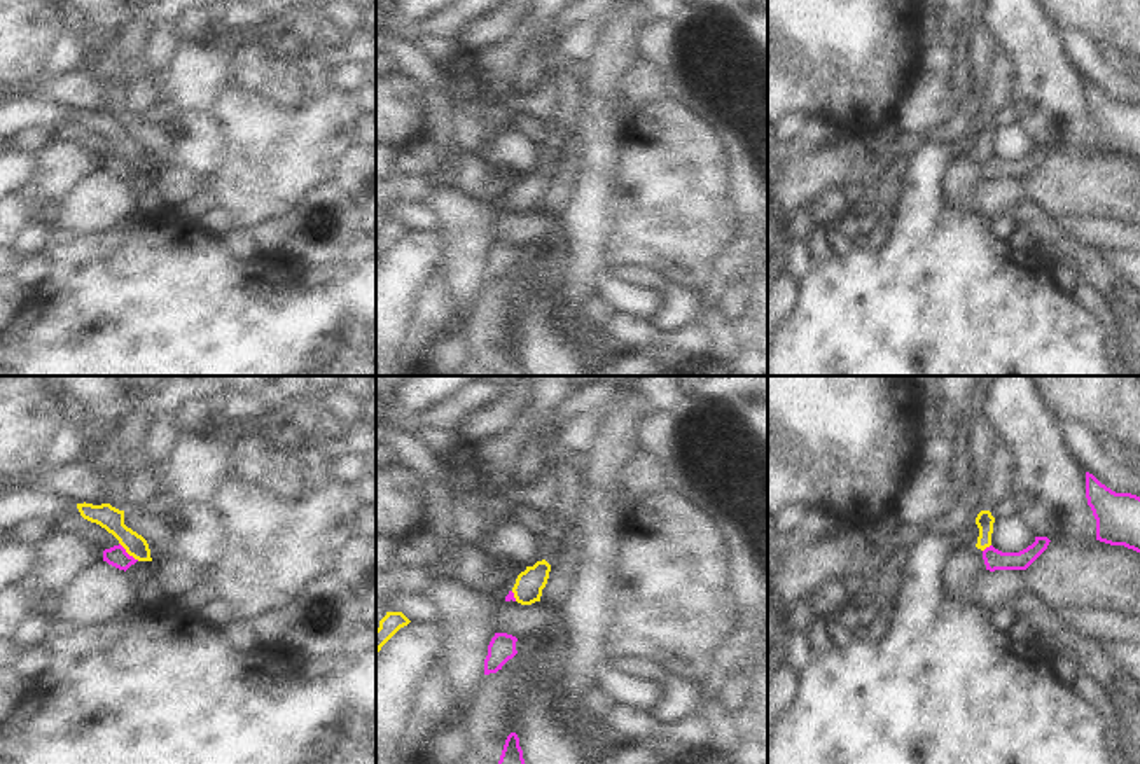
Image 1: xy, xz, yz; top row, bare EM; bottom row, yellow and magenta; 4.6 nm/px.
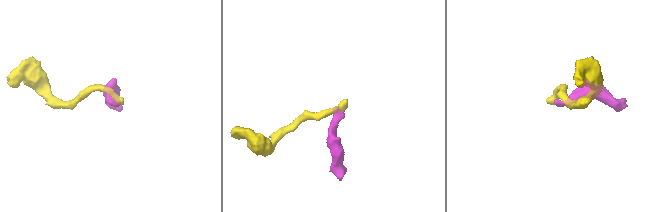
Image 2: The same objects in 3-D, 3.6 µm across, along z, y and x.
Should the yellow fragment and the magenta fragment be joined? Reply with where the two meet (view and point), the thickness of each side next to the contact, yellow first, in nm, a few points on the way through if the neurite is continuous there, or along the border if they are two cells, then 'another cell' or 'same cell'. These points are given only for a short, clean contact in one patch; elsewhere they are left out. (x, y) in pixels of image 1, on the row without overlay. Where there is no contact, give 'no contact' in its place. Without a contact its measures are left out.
meets yellow in xy at (128, 161); 110 nm thick on the yellow side, 90 nm on the other; border along xy (119, 151), (139, 168); another cell

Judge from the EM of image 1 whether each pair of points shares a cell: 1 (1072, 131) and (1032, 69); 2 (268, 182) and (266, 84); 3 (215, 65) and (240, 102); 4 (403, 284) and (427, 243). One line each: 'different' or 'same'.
1: same
2: different
3: different
4: same

